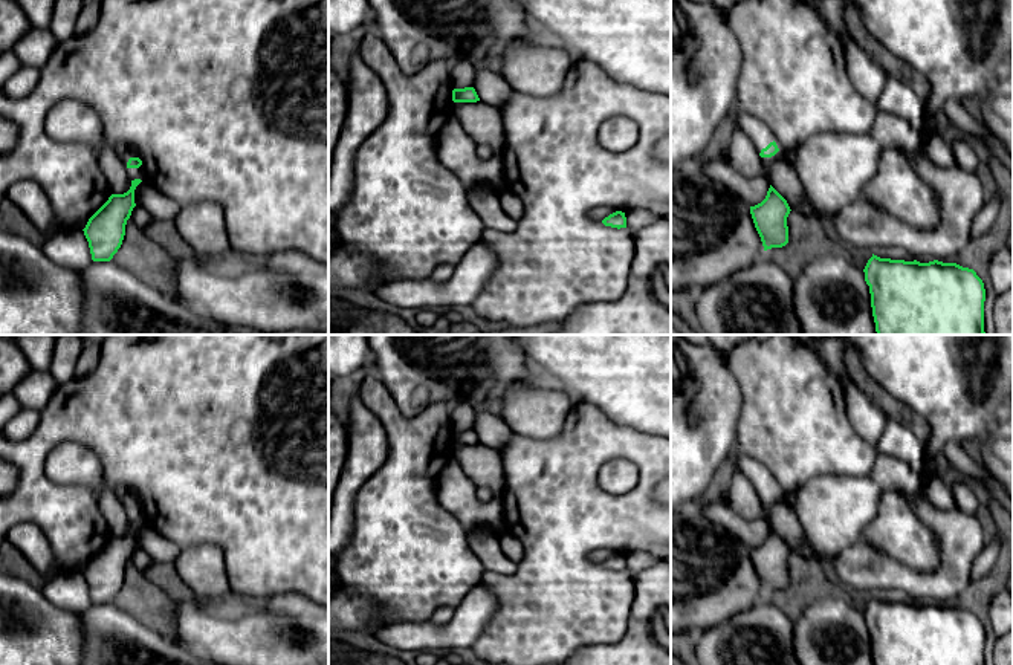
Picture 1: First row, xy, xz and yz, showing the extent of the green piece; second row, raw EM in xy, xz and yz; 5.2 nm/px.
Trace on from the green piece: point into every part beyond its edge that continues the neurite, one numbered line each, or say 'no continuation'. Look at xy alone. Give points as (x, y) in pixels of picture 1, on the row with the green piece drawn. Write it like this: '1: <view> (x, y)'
1: xy (124, 152)

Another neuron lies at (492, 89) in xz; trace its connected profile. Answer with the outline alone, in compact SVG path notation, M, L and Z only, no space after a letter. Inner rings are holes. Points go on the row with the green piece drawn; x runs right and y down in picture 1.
M477 66L474 89L484 104L501 110L510 99L513 90L503 75L489 70L484 66Z

